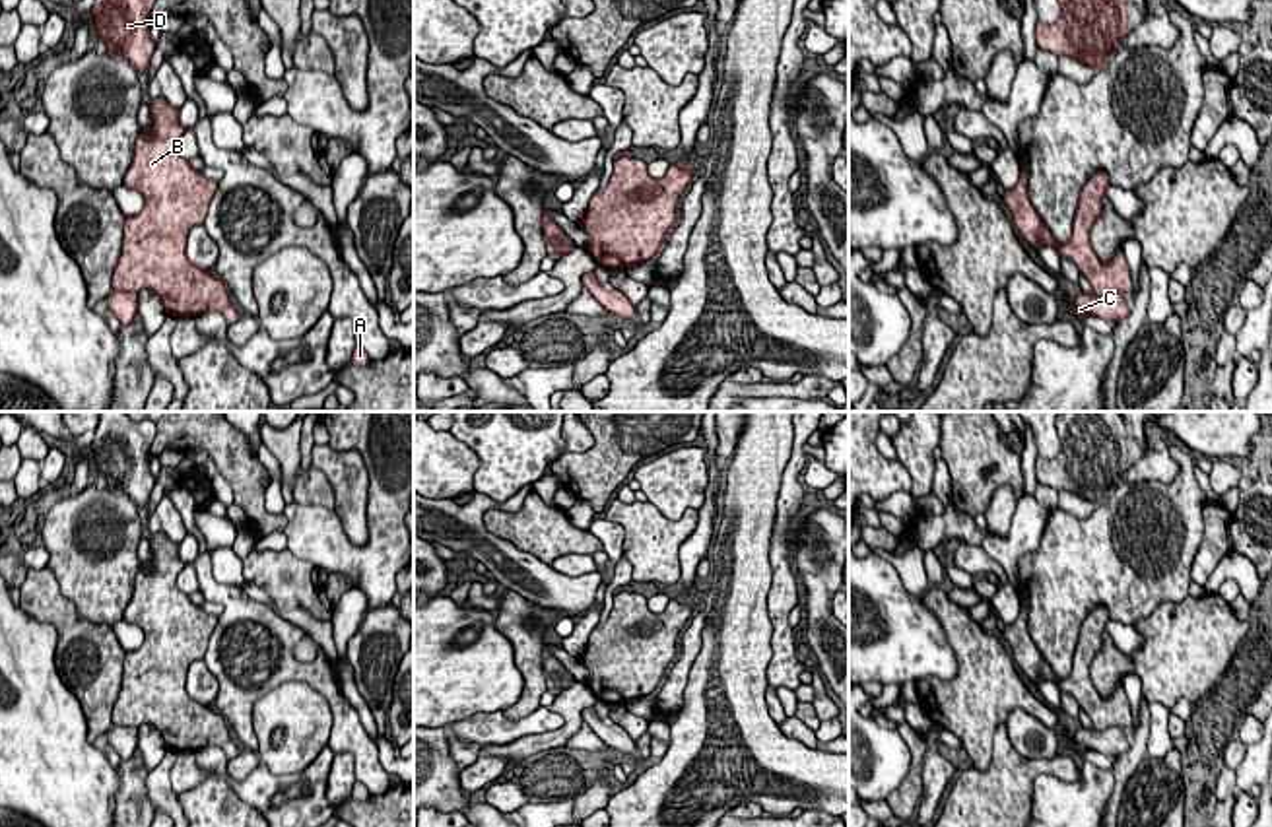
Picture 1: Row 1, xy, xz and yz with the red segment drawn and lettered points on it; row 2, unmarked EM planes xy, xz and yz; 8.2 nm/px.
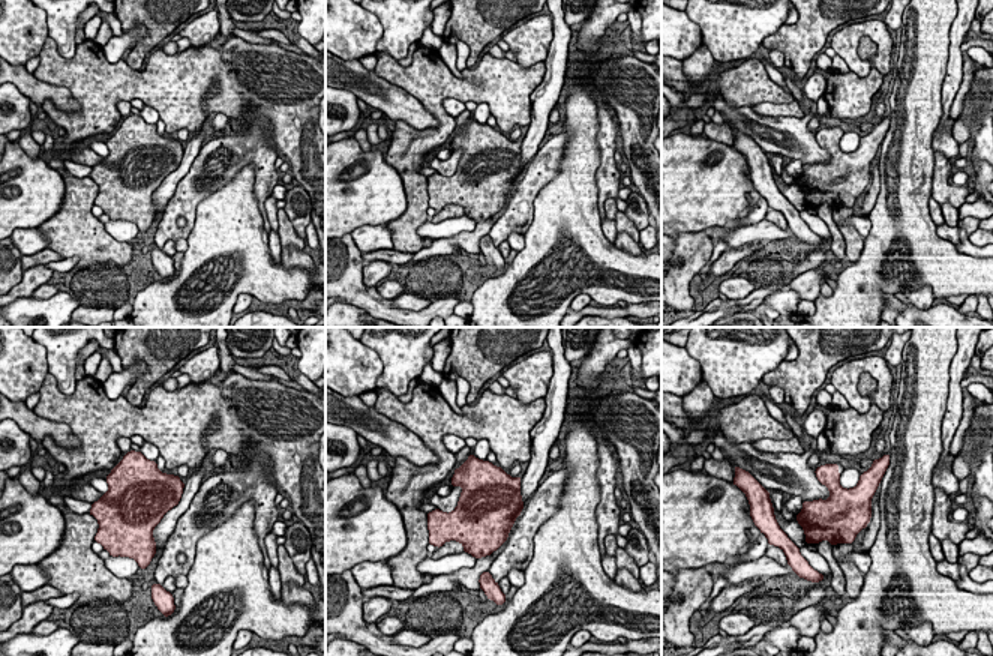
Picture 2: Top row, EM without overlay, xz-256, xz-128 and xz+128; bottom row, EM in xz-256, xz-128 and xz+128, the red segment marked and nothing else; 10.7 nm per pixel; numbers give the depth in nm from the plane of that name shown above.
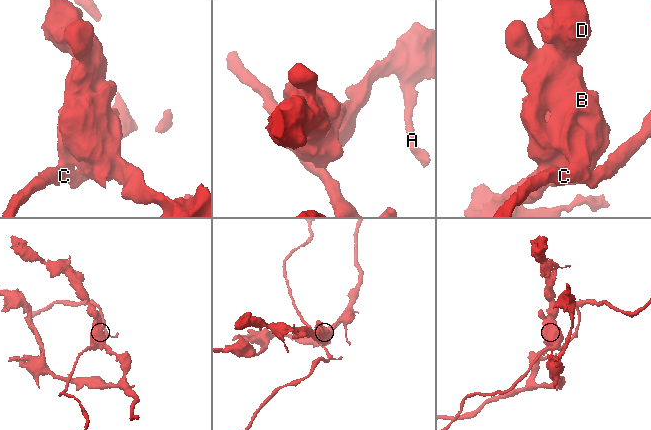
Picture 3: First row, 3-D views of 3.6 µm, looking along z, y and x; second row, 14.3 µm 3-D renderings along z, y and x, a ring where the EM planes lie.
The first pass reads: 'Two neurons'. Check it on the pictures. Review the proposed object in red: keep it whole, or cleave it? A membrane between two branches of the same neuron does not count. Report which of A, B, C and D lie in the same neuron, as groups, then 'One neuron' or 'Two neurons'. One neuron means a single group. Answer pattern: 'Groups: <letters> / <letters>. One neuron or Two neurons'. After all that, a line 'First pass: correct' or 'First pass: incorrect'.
Groups: A B C D. One neuron
First pass: incorrect

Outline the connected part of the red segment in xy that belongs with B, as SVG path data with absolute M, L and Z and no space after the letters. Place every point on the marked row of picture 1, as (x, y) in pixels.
M157 97L150 111L151 136L138 134L134 159L122 181L142 192L144 208L124 219L107 309L122 326L132 324L138 293L150 289L159 295L167 314L179 318L214 311L233 324L241 316L225 283L186 256L188 231L204 223L218 182L179 155L177 142L186 130L179 122L181 109Z

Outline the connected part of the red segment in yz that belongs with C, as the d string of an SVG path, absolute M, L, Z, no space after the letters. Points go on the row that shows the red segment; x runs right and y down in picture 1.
M1025 167L1020 169L1016 186L1004 192L1004 202L1014 217L1014 229L1020 231L1035 250L1039 245L1056 248L1058 254L1070 258L1091 283L1091 295L1080 293L1070 301L1068 311L1080 320L1091 314L1109 322L1121 322L1130 314L1130 307L1121 295L1122 291L1132 293L1130 266L1122 248L1103 264L1089 243L1089 231L1103 212L1107 186L1111 186L1111 181L1105 171L1097 171L1082 186L1072 235L1062 247L1056 245L1029 200Z

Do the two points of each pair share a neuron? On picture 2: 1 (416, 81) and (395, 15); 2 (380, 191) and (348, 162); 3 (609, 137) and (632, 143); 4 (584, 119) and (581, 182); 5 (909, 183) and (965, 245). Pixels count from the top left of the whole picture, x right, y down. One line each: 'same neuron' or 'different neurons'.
1: different neurons
2: same neuron
3: different neurons
4: same neuron
5: different neurons

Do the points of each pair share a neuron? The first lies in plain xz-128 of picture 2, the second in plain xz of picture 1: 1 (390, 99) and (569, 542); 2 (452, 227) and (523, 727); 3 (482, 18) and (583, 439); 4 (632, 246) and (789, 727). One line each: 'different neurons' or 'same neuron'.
1: different neurons
2: same neuron
3: different neurons
4: same neuron

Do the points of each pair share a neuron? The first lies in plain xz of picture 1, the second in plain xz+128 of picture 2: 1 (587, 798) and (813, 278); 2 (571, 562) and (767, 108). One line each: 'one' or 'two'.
1: one
2: one

